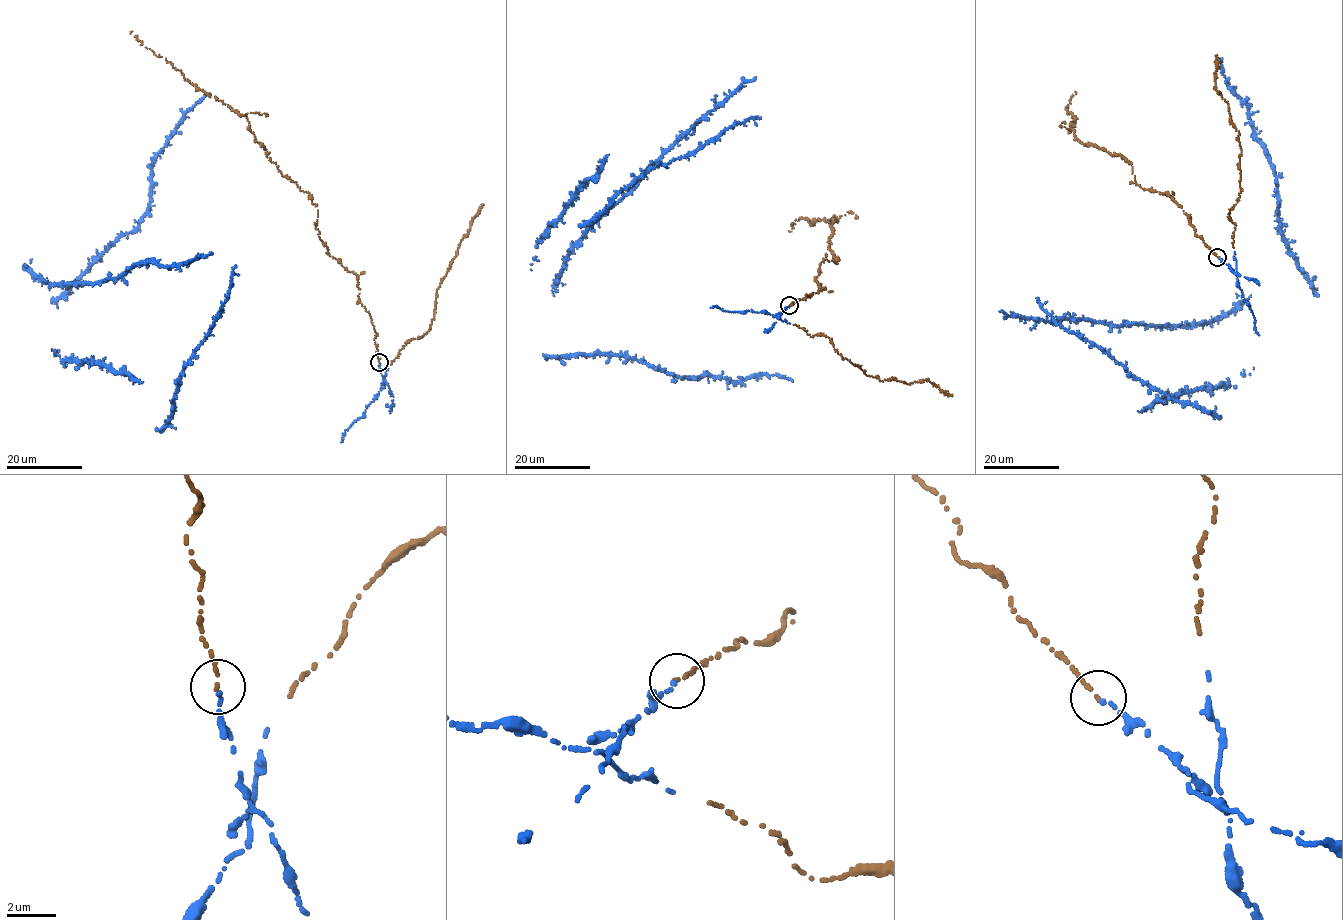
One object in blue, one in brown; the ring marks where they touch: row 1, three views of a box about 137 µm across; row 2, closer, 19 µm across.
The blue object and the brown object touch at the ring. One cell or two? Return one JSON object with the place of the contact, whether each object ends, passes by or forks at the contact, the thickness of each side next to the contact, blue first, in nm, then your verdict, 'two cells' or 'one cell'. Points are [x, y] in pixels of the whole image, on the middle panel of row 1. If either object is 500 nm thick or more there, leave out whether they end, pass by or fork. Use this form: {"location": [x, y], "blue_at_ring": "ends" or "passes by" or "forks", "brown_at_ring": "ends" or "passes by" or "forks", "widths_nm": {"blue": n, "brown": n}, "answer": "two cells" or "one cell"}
{"location": [789, 305], "blue_at_ring": "ends", "brown_at_ring": "ends", "widths_nm": {"blue": 160, "brown": 140}, "answer": "one cell"}

